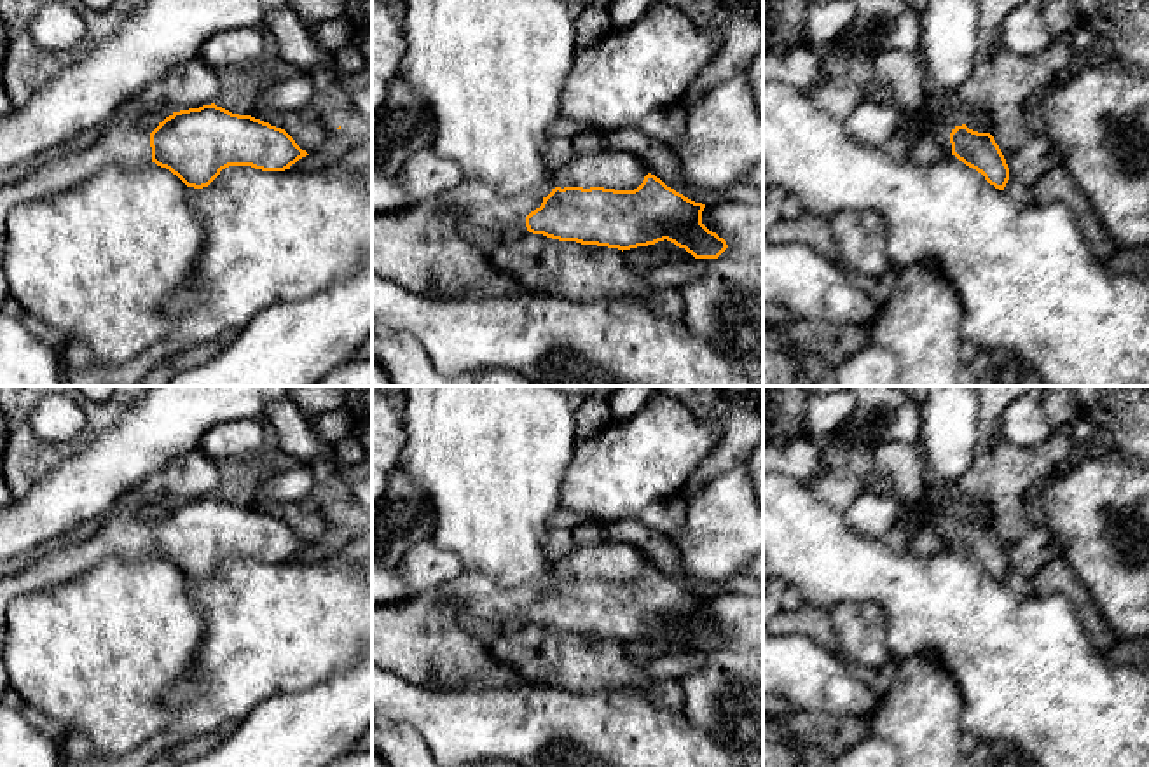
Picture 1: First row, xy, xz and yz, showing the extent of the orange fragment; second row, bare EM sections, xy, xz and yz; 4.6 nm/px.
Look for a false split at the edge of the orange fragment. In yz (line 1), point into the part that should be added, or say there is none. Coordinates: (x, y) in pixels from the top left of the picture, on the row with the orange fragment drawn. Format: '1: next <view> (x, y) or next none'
1: next none

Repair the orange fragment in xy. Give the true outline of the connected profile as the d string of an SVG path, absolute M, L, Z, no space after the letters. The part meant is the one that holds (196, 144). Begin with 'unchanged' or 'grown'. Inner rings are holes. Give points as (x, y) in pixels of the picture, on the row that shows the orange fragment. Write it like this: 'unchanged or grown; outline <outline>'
grown; outline M215 103L173 112L152 133L134 117L117 117L94 143L58 150L26 178L0 187L0 241L14 208L73 189L107 166L155 162L187 187L203 189L229 166L285 171L306 155L285 129Z

